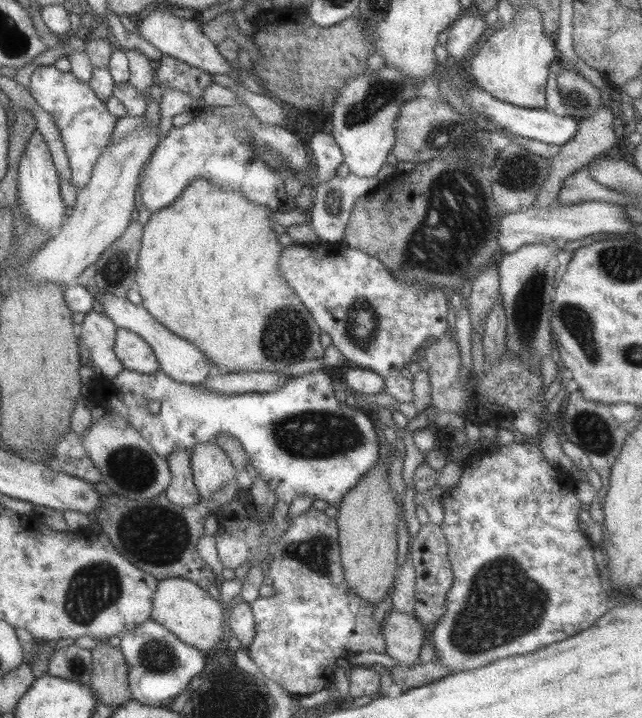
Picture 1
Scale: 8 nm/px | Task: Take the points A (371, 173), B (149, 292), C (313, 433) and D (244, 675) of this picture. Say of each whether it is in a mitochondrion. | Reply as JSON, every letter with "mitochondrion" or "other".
{"A":"other","B":"other","C":"mitochondrion","D":"other"}

